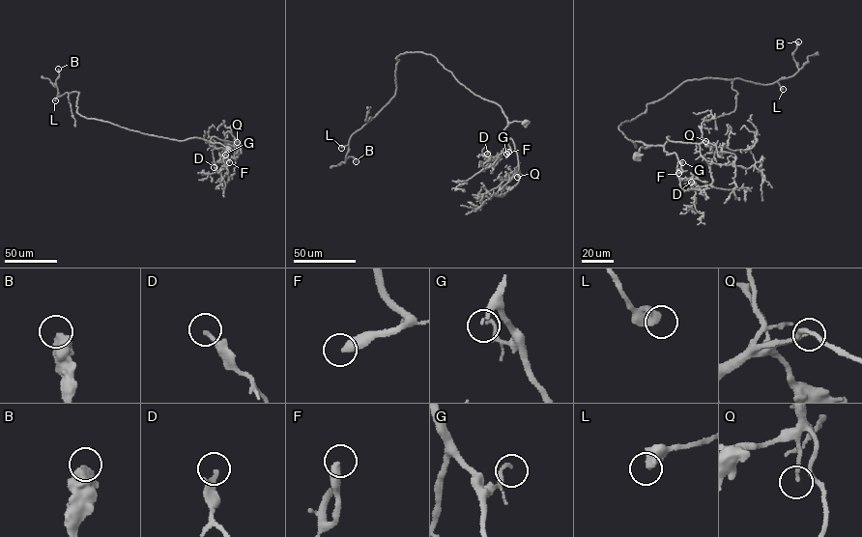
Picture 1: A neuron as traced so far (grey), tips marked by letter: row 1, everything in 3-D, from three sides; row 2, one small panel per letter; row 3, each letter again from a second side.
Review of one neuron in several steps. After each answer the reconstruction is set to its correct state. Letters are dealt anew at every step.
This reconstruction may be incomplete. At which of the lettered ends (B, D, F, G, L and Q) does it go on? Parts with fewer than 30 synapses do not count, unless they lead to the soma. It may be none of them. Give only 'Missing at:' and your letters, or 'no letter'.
Missing at: F, G

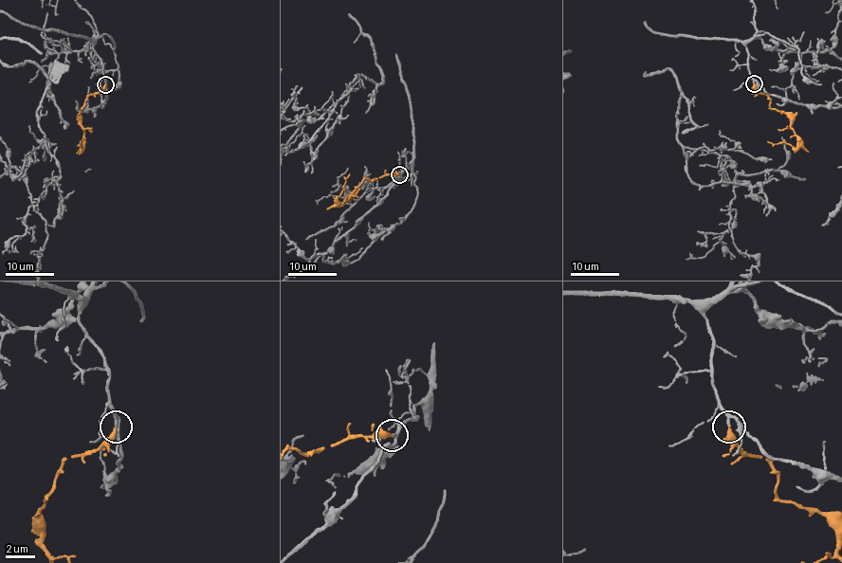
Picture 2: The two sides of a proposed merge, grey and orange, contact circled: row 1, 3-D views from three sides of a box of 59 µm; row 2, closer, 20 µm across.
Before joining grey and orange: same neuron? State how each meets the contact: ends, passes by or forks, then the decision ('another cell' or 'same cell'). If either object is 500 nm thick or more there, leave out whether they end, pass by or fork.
grey passes by; orange ends there; same cell

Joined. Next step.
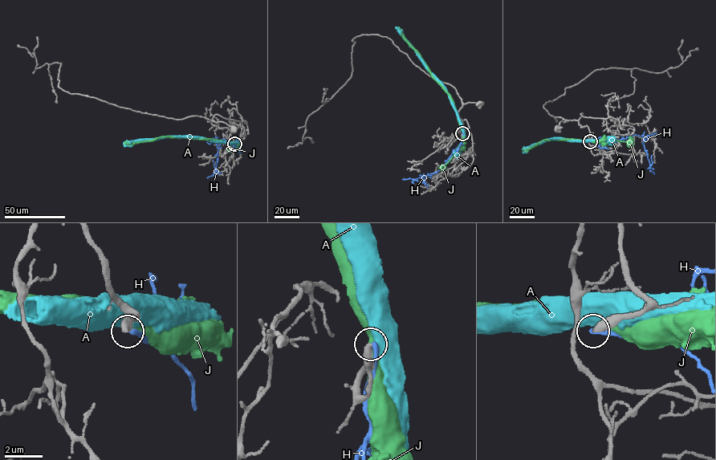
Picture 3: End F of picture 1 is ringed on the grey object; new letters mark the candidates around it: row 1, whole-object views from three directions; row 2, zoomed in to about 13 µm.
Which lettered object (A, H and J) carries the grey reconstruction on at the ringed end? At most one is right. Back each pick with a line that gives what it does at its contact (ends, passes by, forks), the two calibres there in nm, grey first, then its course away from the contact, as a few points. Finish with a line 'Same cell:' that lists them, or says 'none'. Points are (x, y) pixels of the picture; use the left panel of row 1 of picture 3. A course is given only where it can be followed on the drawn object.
H: It ends there. Thickness 440 nm (grey) against 260 nm. Its course: (234, 144), (237, 145), (232, 145), (223, 139), (215, 140), (218, 148), (215, 171), (207, 178)
Same cell: H

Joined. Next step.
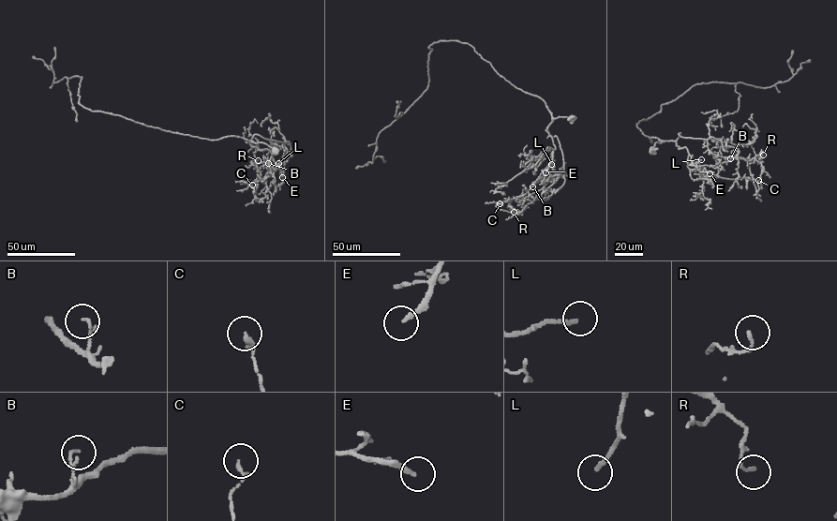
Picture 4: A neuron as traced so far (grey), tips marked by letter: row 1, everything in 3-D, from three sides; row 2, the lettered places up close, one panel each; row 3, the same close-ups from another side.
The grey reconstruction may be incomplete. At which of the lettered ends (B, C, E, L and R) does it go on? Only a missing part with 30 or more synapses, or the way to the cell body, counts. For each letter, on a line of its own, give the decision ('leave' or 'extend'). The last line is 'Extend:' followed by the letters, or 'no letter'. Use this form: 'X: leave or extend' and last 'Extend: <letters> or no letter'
B: leave
C: leave
E: extend
L: leave
R: leave
Extend: E

